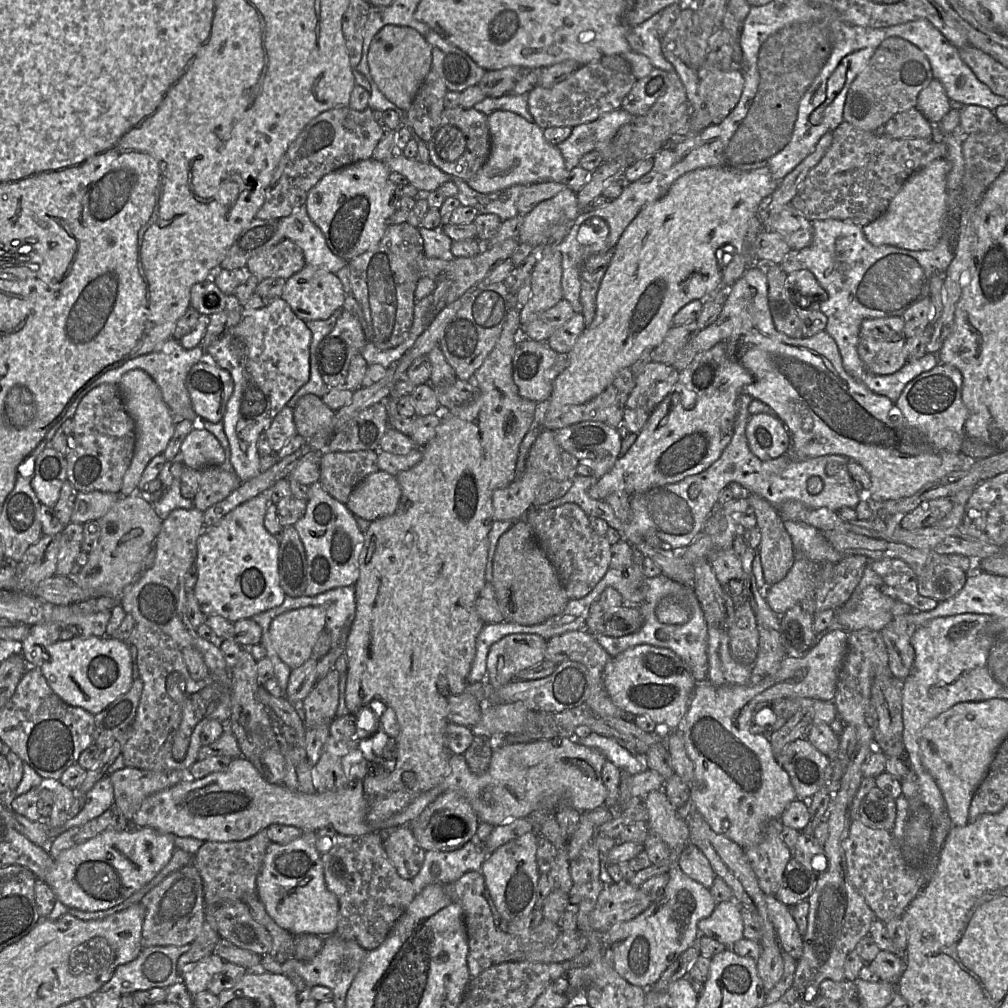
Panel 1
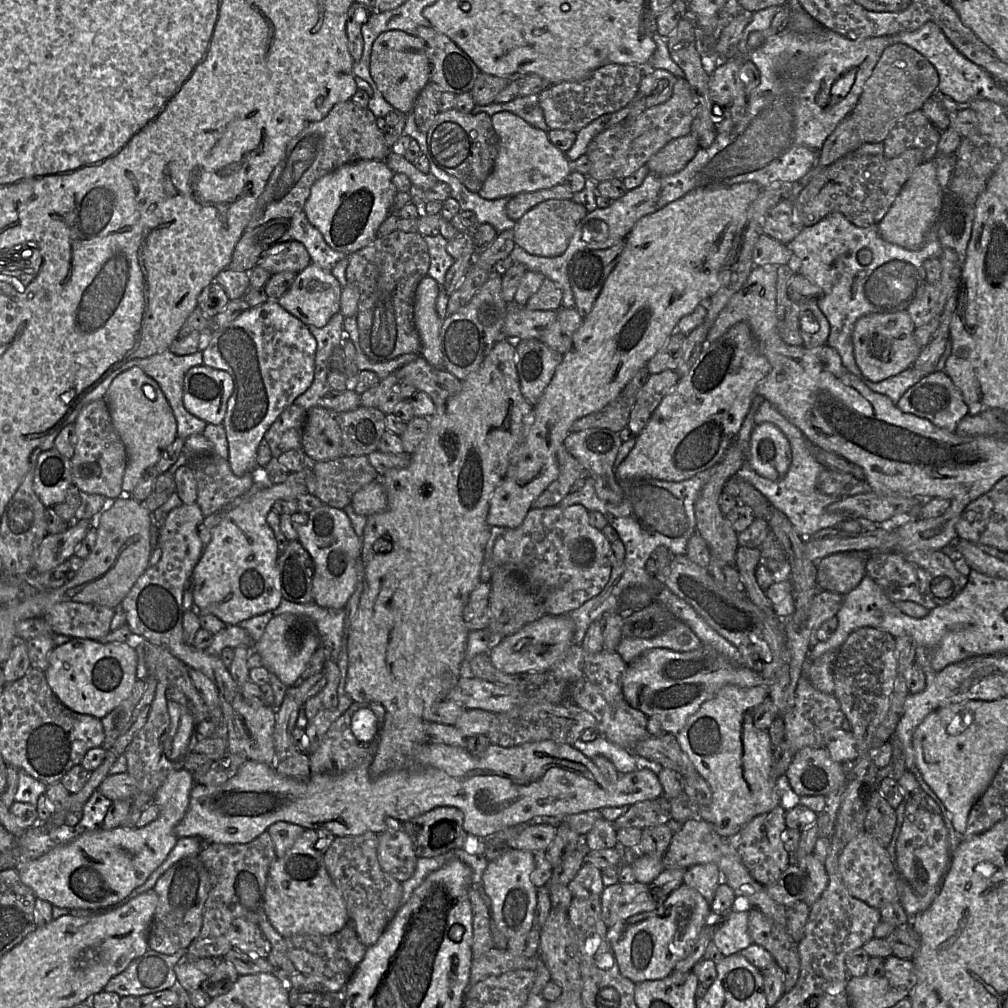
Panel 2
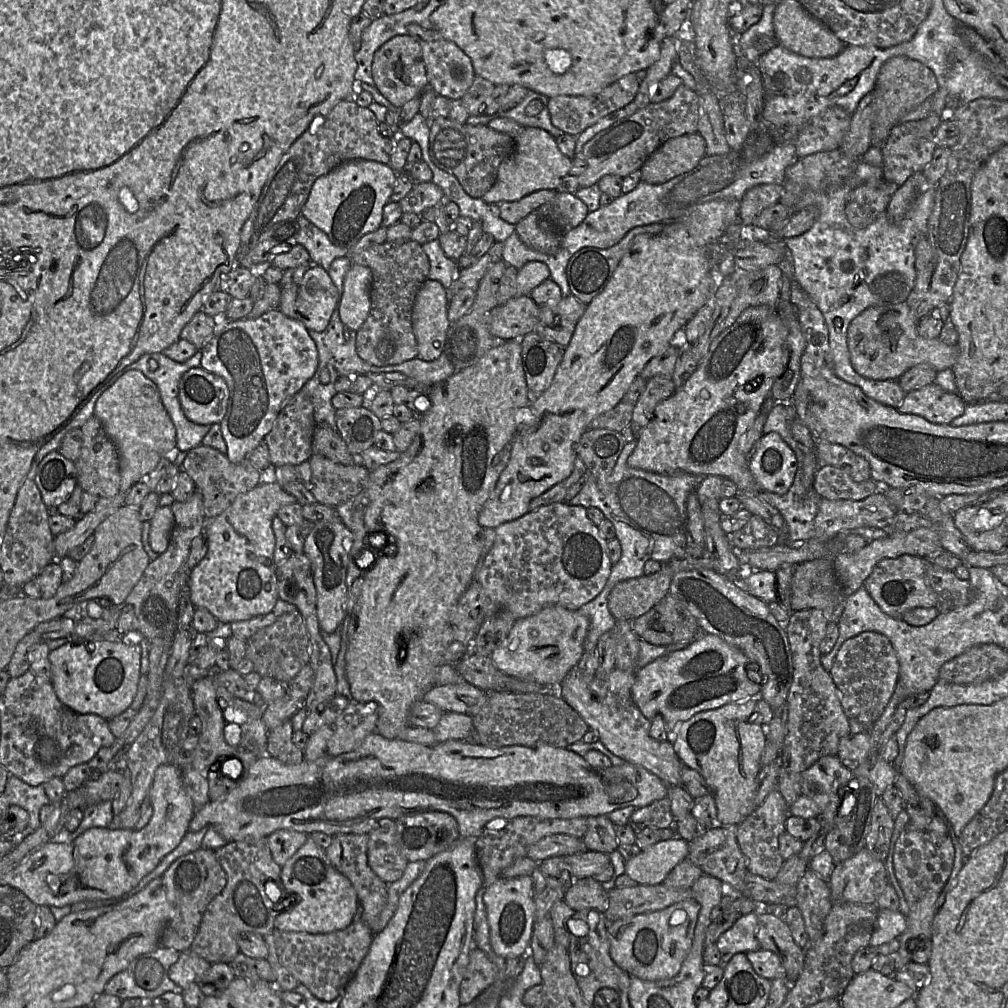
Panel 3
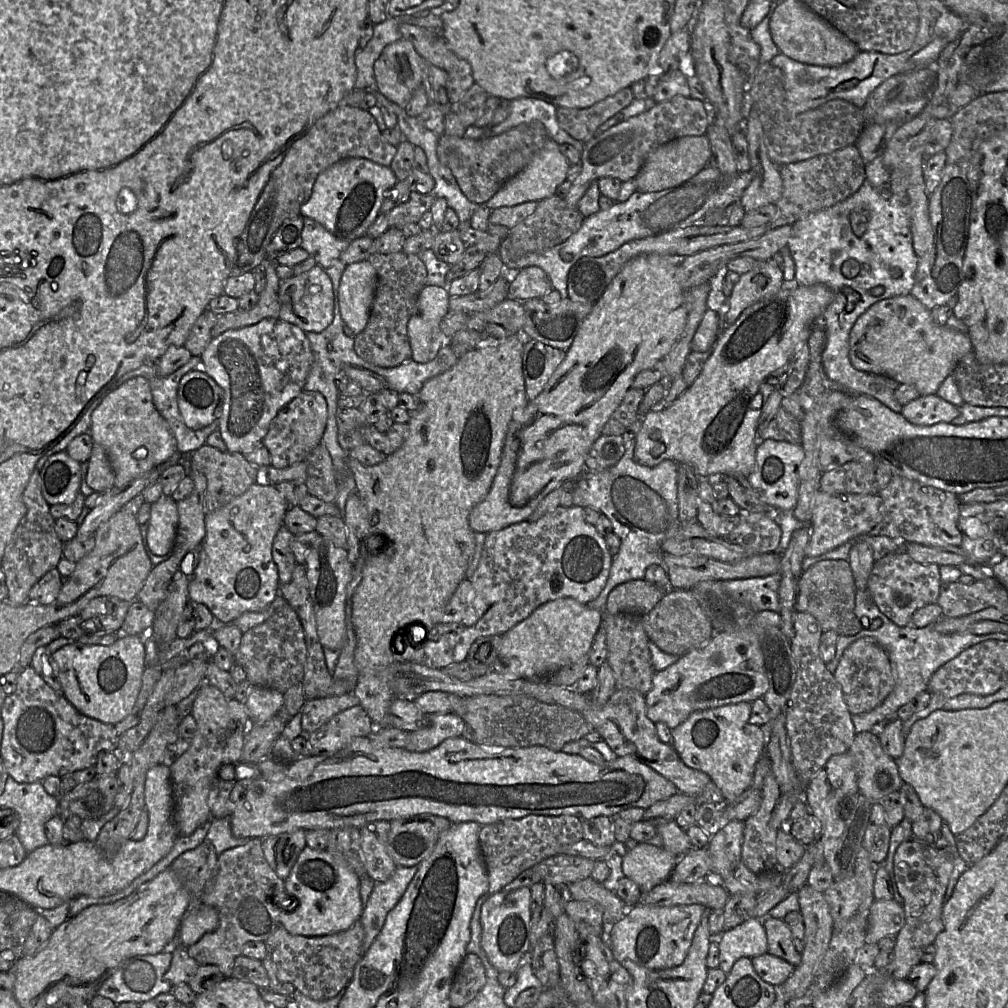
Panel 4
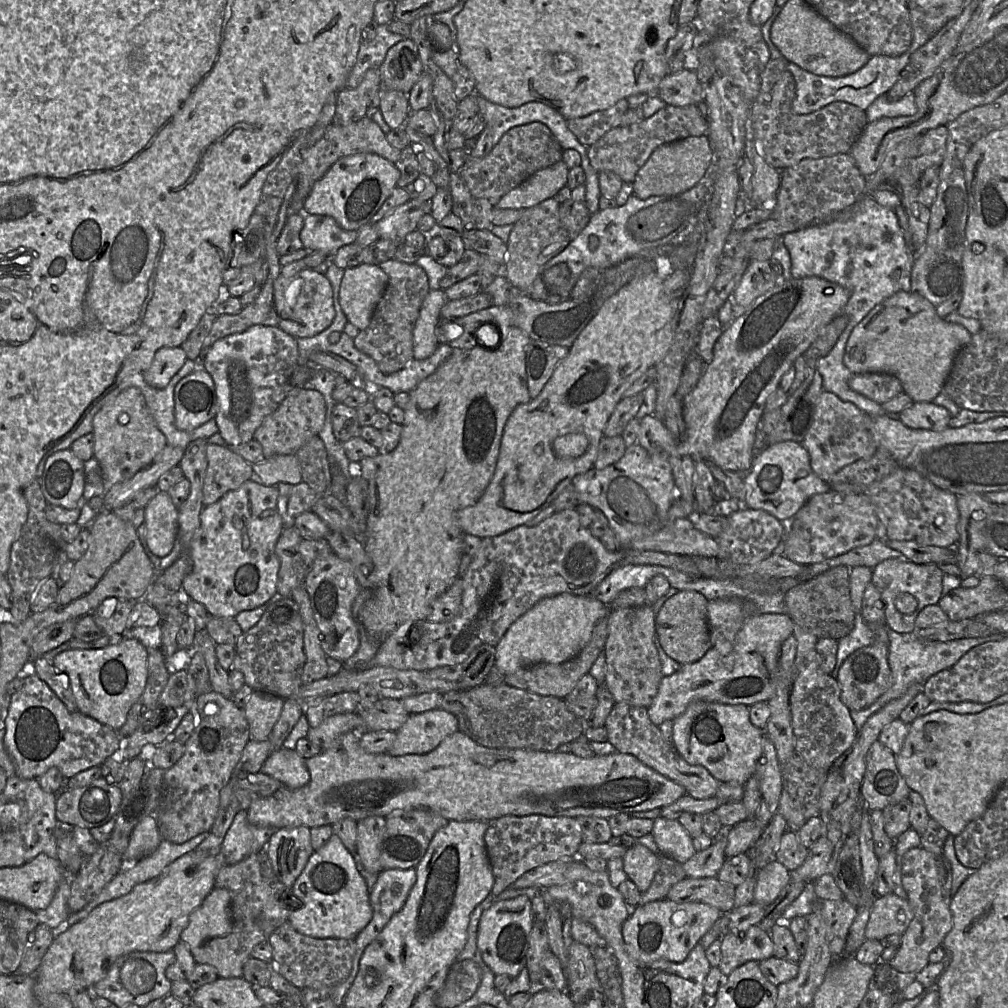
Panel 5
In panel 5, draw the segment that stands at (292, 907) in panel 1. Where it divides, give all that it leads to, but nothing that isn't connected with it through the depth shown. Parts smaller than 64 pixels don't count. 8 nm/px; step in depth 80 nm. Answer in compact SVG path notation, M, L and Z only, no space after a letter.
M333 833L325 846L314 850L290 890L300 905L287 921L297 932L312 938L356 939L373 915L370 893L359 873L358 861Z

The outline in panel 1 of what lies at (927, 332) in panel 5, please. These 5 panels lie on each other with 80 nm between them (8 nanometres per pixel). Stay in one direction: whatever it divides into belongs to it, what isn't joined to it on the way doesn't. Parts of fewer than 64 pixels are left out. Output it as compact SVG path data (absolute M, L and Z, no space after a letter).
M902 316L865 319L859 332L858 354L866 370L890 375L907 363Z

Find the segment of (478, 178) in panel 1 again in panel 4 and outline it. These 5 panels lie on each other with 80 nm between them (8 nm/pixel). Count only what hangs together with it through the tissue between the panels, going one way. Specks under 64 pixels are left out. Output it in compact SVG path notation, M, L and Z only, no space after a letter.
M550 137L533 156L527 166L504 186L486 204L490 210L504 206L515 206L525 202L539 202L556 193L557 187L567 179L570 163L561 153L559 145Z

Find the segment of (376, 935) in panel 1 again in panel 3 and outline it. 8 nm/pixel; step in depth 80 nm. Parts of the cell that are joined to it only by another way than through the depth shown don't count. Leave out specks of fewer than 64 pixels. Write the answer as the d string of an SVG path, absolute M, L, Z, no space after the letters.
M337 834L332 836L330 846L325 850L326 856L332 866L350 880L361 908L361 919L373 931L373 924L387 901L387 884L381 880L370 868L367 858L368 834Z

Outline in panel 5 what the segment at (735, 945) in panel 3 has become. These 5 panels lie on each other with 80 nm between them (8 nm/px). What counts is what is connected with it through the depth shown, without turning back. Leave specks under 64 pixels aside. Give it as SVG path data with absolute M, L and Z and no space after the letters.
M753 925L744 932L721 937L721 961L718 968L725 975L748 961L768 959L774 956L774 945L770 933L759 925Z

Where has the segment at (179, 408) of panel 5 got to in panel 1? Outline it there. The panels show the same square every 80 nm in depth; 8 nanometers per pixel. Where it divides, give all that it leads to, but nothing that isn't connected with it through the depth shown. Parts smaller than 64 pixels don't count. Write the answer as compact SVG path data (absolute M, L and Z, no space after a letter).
M204 358L190 369L186 387L199 419L212 423L222 421L234 390L233 379L227 370Z

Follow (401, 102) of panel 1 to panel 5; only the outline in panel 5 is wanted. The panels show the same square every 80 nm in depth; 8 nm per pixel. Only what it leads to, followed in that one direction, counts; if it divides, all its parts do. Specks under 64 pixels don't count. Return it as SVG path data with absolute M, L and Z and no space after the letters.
M410 37L403 38L387 51L378 69L382 89L408 94L423 73L416 44Z

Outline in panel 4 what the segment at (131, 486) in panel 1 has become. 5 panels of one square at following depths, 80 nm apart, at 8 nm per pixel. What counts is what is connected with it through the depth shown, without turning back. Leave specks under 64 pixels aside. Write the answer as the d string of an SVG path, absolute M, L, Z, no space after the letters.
M142 376L127 380L103 397L92 413L89 433L108 456L116 488L154 471L178 452L176 439L154 405L148 380Z

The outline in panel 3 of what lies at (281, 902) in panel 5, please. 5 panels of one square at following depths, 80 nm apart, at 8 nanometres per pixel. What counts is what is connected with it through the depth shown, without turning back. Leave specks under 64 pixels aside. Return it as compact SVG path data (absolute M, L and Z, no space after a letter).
M268 837L228 842L214 853L226 874L226 884L207 905L189 950L211 964L230 964L240 952L237 937L241 933L250 932L264 937L275 930L274 921L282 907L267 896L265 884L272 881L280 886L281 889L273 892L274 896L282 898L286 893L282 890L281 867L272 858Z

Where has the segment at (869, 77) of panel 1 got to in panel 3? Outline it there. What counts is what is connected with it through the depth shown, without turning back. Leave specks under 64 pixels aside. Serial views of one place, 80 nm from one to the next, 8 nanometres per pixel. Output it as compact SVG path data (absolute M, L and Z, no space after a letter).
M907 56L888 59L880 68L873 90L876 94L876 114L872 128L872 146L882 148L903 116L932 98L938 88L934 72L920 61Z

